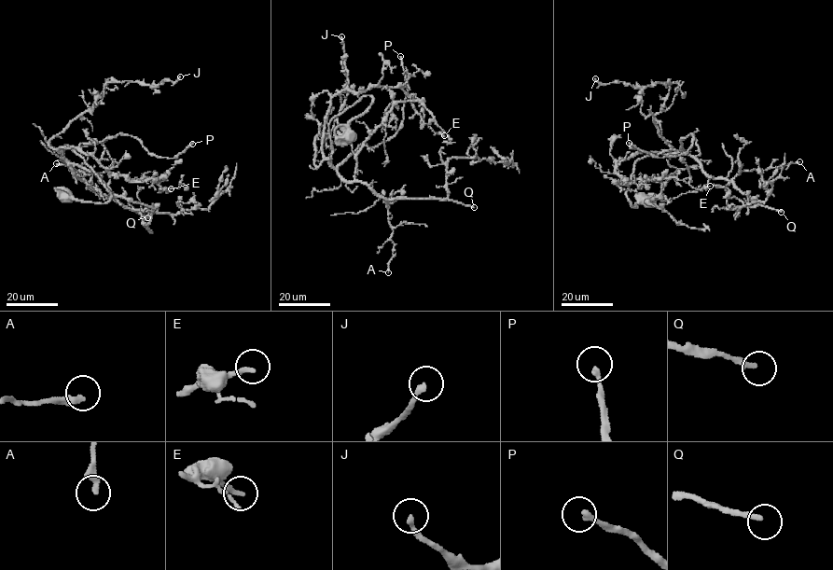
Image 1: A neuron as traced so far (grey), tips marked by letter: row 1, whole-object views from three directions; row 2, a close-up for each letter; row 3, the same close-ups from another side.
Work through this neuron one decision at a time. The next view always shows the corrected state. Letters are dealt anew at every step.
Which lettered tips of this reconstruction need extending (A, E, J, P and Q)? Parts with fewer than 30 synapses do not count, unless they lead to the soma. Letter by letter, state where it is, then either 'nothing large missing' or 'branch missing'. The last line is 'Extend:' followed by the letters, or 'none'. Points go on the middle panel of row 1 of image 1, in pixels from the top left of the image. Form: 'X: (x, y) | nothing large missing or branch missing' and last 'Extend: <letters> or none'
A: (388, 272) | nothing large missing
E: (444, 135) | nothing large missing
J: (341, 36) | nothing large missing
P: (400, 56) | branch missing
Q: (474, 207) | branch missing
Extend: P, Q

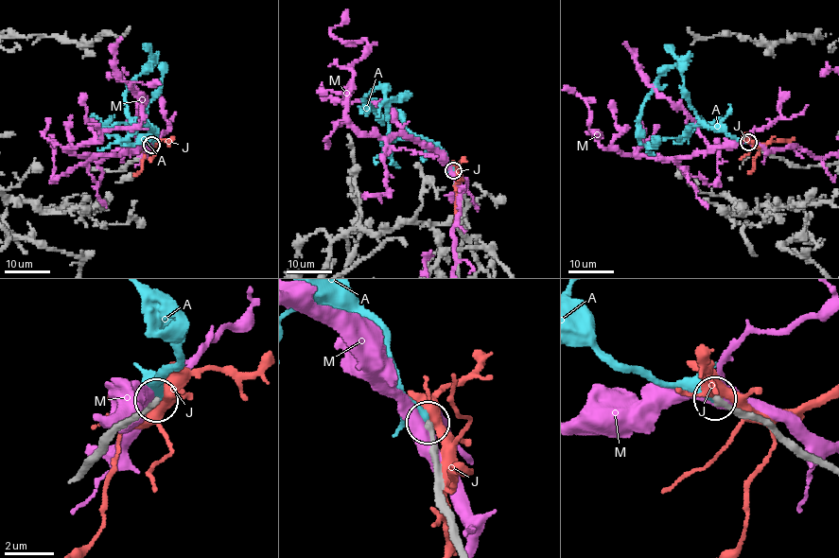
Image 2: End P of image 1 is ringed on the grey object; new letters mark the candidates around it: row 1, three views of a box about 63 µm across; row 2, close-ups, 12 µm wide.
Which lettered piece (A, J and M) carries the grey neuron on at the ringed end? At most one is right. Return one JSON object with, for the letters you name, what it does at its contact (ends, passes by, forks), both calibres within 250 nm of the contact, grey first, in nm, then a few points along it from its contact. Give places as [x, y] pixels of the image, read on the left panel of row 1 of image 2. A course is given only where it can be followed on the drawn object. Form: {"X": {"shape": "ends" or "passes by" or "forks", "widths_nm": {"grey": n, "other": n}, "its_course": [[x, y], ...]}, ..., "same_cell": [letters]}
{"A": {"shape": "ends", "widths_nm": {"grey": 240, "other": 440}, "its_course": [[151, 145], [145, 125], [116, 123], [106, 132], [128, 136], [124, 96], [149, 63], [147, 43]]}, "same_cell": ["A"]}

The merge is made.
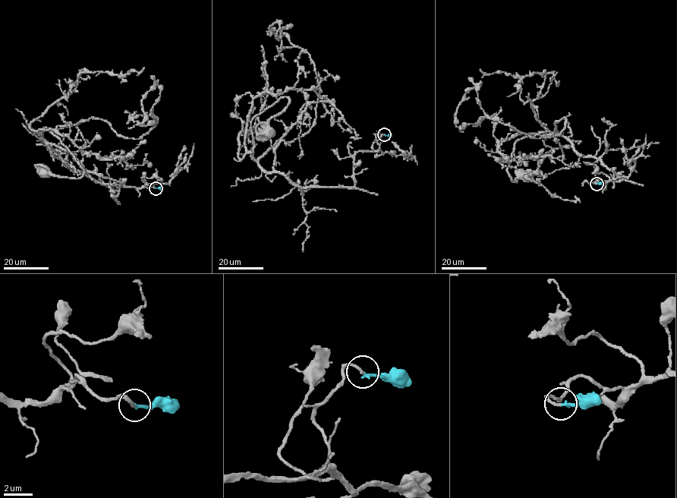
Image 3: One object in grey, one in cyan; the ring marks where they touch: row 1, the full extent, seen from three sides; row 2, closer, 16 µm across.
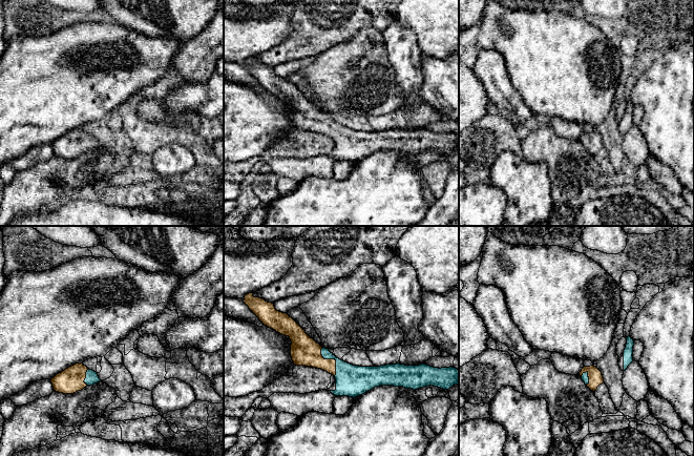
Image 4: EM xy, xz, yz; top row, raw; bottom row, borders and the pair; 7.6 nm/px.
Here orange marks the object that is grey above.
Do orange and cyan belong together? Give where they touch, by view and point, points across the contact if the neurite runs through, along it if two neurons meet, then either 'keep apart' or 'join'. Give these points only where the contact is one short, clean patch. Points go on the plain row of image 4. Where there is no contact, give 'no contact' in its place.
meets orange in xz at (332, 124); runs through xz (305, 116), (323, 124), (332, 124), (352, 145); join

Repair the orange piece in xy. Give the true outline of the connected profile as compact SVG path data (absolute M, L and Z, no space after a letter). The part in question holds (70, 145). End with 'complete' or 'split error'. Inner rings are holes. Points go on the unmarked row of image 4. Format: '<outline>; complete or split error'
M76 128L65 133L50 145L54 154L63 159L73 159L101 146L97 137L89 134L83 128Z; split error

